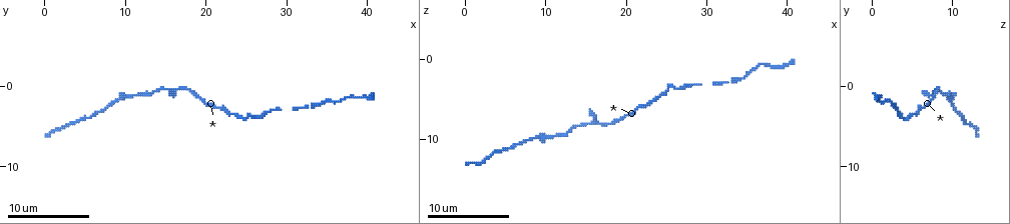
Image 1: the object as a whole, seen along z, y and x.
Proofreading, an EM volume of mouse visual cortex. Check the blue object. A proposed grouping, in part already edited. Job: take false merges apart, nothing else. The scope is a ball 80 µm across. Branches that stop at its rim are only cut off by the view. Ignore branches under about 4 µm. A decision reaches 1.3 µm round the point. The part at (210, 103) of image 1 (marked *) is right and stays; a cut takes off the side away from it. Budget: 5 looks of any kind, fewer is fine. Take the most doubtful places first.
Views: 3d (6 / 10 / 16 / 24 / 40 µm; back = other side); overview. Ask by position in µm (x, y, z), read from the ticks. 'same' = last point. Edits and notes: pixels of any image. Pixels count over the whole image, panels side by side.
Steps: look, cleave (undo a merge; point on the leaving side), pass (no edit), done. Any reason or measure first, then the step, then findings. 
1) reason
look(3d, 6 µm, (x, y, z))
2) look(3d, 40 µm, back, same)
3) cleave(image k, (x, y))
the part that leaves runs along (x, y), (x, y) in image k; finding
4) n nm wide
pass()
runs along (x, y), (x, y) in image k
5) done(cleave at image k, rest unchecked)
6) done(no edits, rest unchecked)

calibre changes
look(3d, 16 µm, (8.4, 1.8, 9.8))

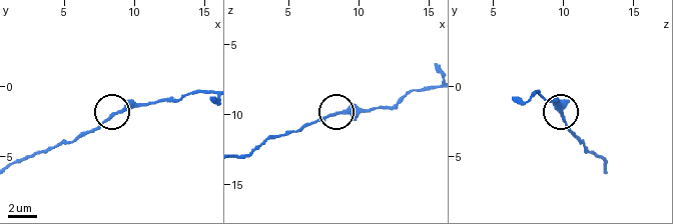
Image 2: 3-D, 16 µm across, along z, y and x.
pass()
runs along (432, 87), (407, 92), (389, 105), (346, 109), (310, 122) in image 2; continuous, no second cell

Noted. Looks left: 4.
calibre changes
look(3d, 6 µm, (34.2, 2.2, 2.4))

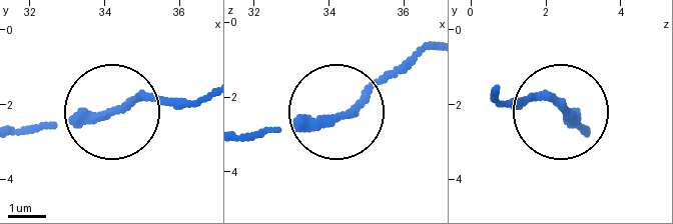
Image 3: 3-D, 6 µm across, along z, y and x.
look(3d, 6 µm, back, (34.15, 2.30, 2.65))

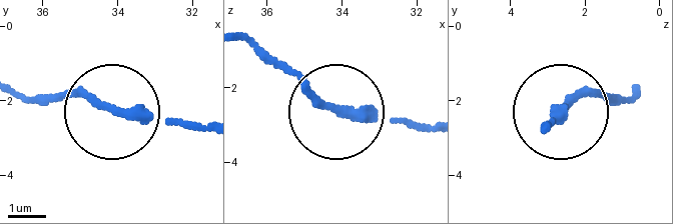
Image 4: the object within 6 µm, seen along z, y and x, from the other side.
350 nm wide
pass()
runs along (431, 126), (345, 116), (306, 94), (252, 40) in image 4; continuous, no second cell

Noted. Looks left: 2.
a narrow waist
look(3d, 6 µm, (14.0, 0.4, 8.2))

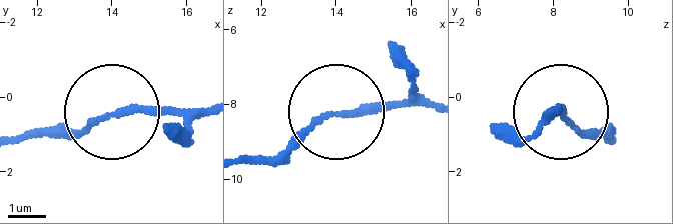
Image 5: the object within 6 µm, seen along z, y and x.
pass()
runs along (430, 106), (344, 113), (270, 161) in image 5; continuous, no second cell

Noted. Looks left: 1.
done(no edits, rest unchecked)

